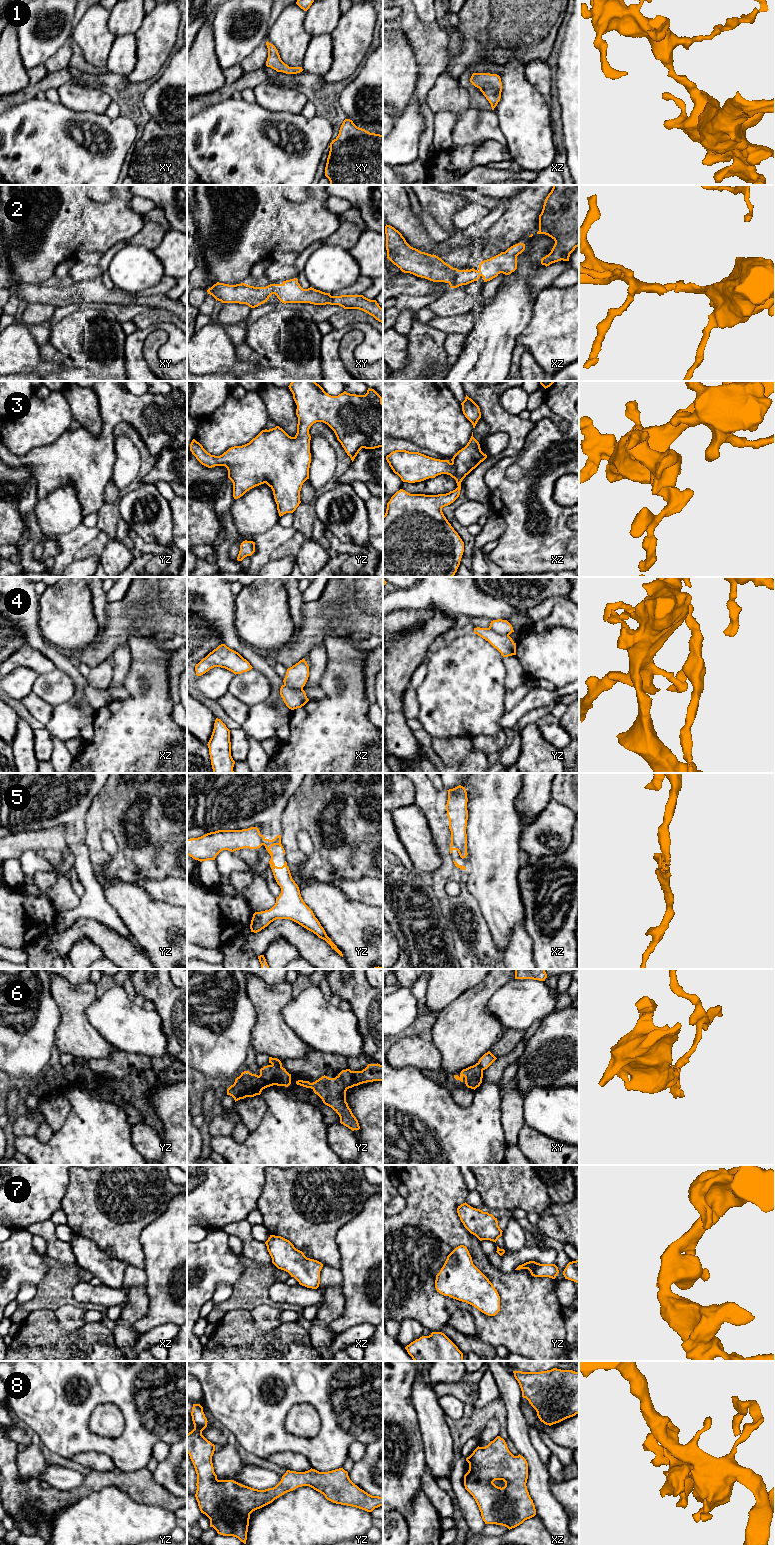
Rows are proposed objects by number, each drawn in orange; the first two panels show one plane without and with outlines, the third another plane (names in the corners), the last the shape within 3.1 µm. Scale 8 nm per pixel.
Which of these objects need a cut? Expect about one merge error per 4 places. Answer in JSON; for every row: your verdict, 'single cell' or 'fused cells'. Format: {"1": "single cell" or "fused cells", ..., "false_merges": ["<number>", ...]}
{"1": "single cell", "2": "single cell", "3": "single cell", "4": "fused cells", "5": "fused cells", "6": "fused cells", "7": "single cell", "8": "single cell", "false_merges": ["4", "5", "6"]}

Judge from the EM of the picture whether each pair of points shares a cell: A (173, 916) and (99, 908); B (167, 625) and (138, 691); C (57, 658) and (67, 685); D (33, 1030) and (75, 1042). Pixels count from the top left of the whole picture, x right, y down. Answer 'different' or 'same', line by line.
A: different
B: different
C: different
D: different

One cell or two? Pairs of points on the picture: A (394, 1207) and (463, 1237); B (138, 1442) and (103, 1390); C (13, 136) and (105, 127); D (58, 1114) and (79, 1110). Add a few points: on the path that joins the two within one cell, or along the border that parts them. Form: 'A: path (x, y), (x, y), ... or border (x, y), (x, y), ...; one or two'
A: border (406, 1198), (406, 1205), (393, 1215); two
B: path (138, 1427), (138, 1417), (118, 1397); one
C: path (36, 136), (82, 136); one
D: border (64, 1094), (69, 1102), (70, 1112), (56, 1132); two

